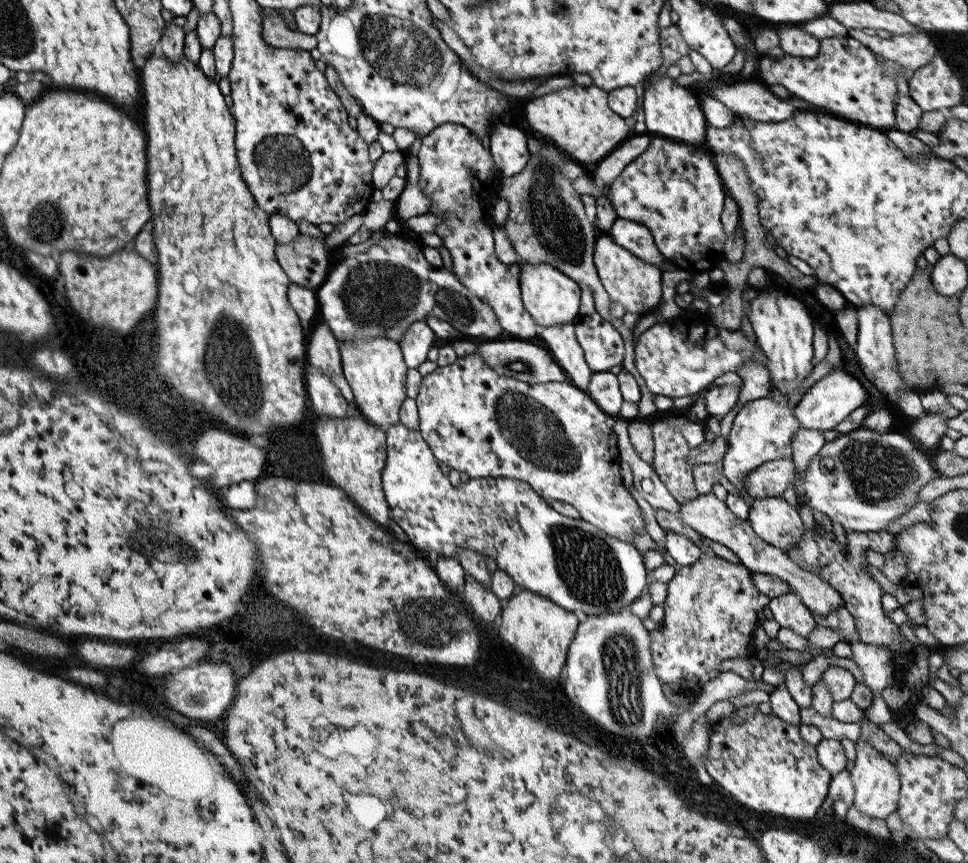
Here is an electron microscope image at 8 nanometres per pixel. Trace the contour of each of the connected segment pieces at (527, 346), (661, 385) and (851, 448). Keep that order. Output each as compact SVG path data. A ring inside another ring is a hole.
M491 340L479 344L478 352L482 355L484 362L489 364L492 370L499 375L504 375L527 384L543 384L547 382L567 381L567 374L555 361L549 351L535 345L532 342L520 342L520 340L510 340L510 342L500 342Z
M689 307L682 309L684 312L680 317L665 323L653 324L647 331L641 332L633 344L634 370L644 379L646 388L655 396L661 395L673 399L701 394L712 387L718 376L722 376L725 372L736 372L748 360L761 360L767 365L764 351L758 343L751 342L742 329L732 331L714 325L708 316L708 310L696 312Z
M862 428L859 434L844 433L836 439L827 442L812 458L808 468L803 472L795 472L792 487L799 498L806 496L809 506L823 512L836 520L848 531L878 532L888 528L890 522L906 514L914 507L920 490L941 476L934 466L935 453L921 449L905 431L891 429L886 433L878 433Z

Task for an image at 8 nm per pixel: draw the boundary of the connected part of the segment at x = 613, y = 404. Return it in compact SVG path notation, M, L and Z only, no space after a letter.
M610 371L592 373L587 393L607 414L618 417L624 402L618 377Z

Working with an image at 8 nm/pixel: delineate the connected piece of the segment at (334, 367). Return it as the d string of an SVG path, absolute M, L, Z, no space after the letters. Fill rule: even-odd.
M319 317L316 320L316 323L311 327L310 332L306 332L307 341L306 341L306 356L308 364L315 366L317 369L320 369L330 380L333 382L341 393L344 395L344 398L353 406L355 406L355 398L350 389L350 385L346 382L342 372L342 363L340 358L339 351L339 340L332 334L330 327L322 320L322 317Z

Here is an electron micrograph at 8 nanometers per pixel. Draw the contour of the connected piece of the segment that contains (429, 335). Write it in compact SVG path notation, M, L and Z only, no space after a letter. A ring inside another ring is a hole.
M413 322L399 340L407 368L414 368L418 372L418 366L427 360L427 352L436 342L434 331L424 322Z

